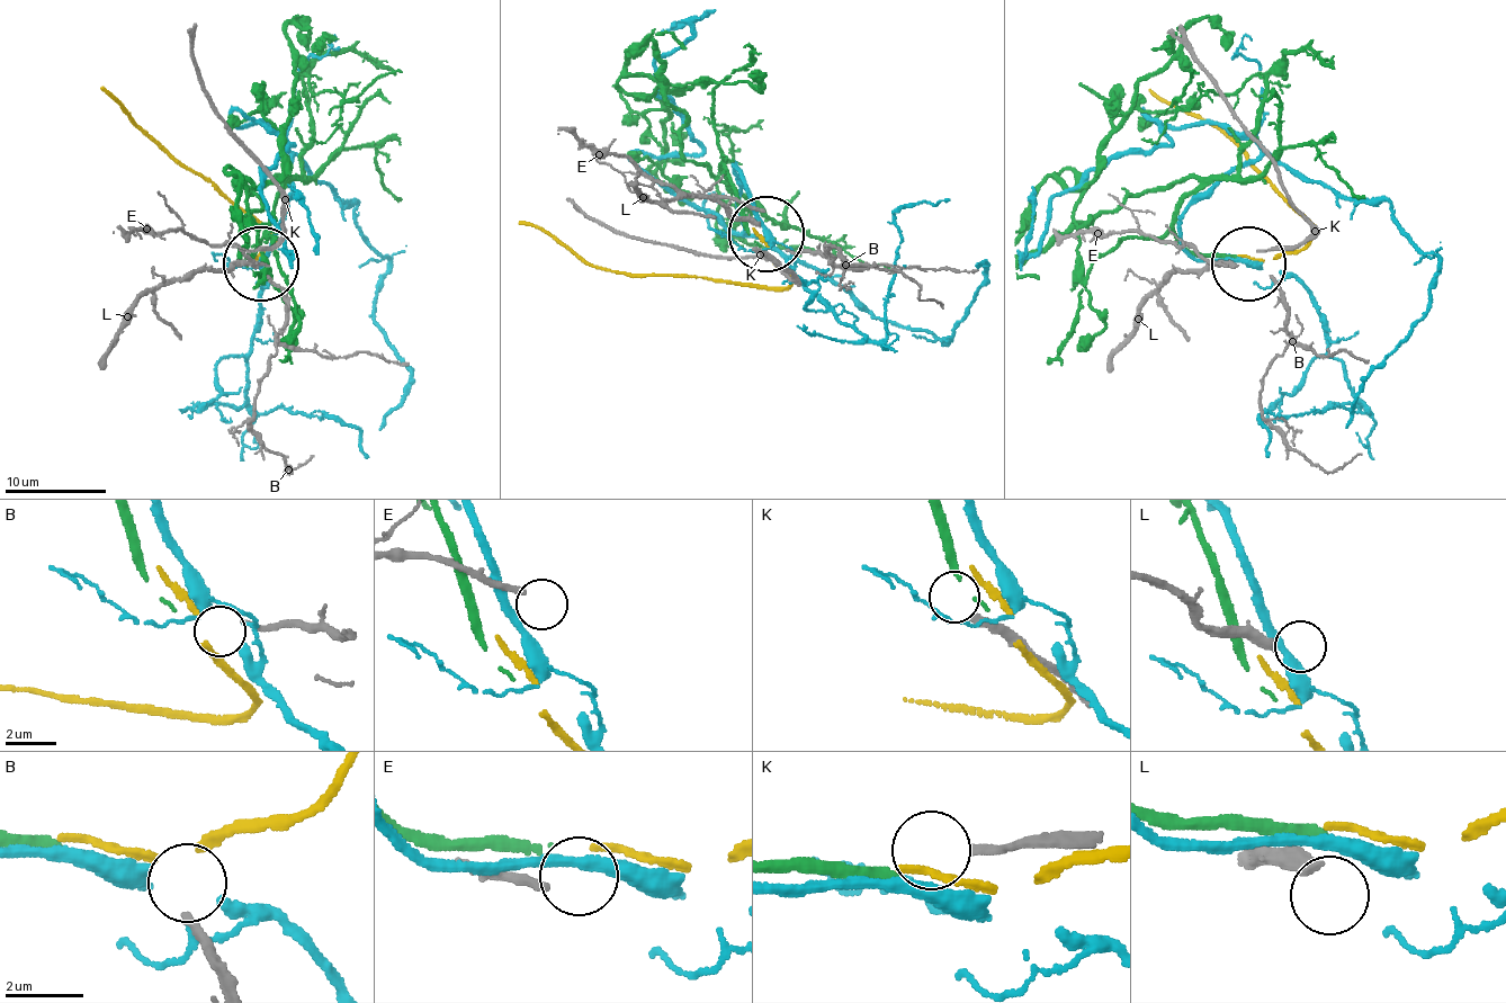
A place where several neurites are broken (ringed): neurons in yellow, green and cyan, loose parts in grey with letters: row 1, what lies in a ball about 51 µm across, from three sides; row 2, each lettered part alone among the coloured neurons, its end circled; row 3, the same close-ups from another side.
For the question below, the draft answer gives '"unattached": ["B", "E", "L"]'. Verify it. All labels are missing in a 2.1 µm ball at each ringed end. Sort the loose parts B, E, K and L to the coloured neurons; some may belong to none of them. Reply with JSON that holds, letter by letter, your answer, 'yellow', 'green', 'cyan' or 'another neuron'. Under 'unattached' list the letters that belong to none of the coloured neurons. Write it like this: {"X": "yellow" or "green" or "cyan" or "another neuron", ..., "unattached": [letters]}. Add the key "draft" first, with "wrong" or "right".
{"draft": "right", "B": "another neuron", "E": "another neuron", "K": "green", "L": "another neuron", "unattached": ["B", "E", "L"]}

